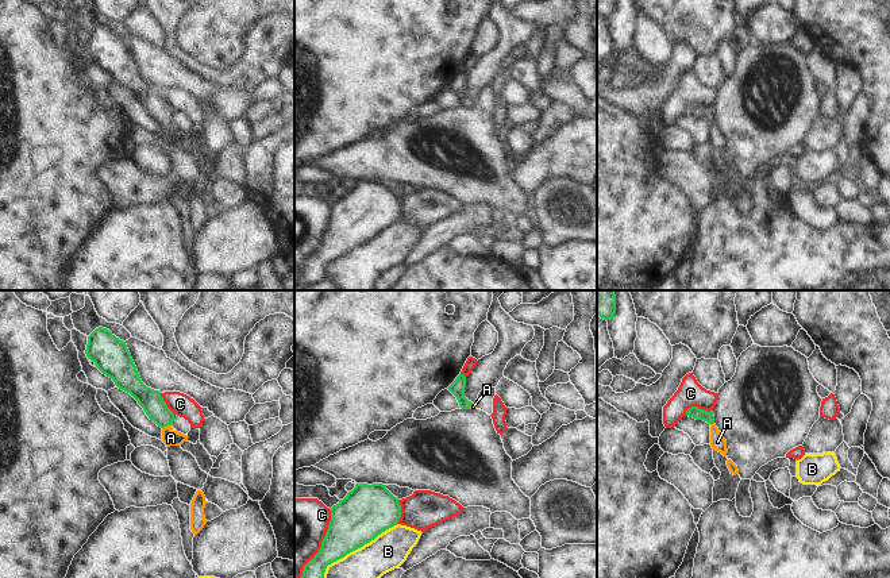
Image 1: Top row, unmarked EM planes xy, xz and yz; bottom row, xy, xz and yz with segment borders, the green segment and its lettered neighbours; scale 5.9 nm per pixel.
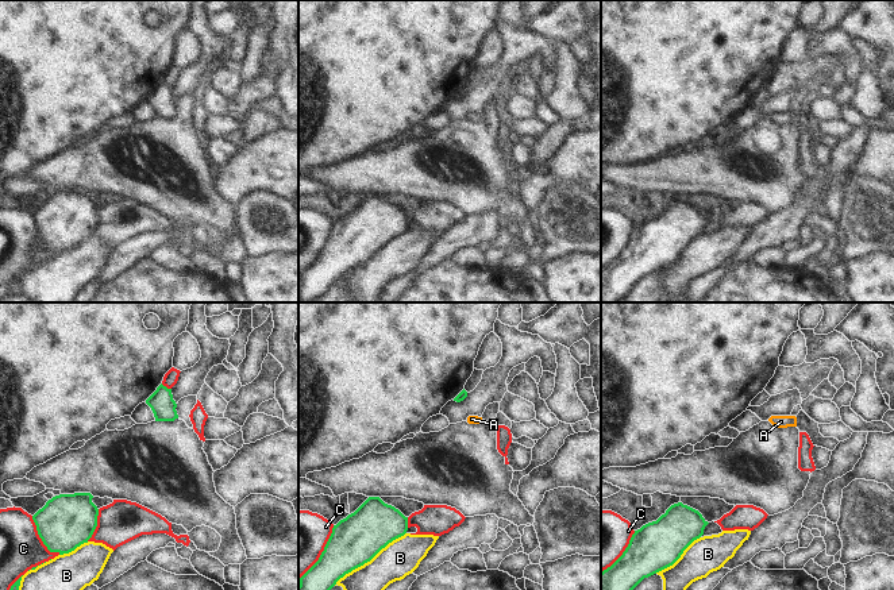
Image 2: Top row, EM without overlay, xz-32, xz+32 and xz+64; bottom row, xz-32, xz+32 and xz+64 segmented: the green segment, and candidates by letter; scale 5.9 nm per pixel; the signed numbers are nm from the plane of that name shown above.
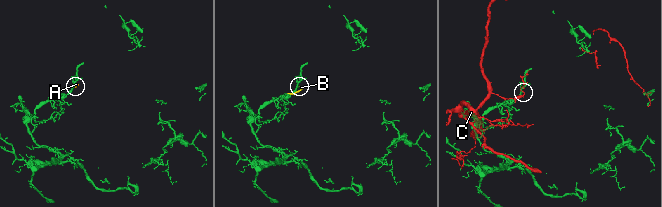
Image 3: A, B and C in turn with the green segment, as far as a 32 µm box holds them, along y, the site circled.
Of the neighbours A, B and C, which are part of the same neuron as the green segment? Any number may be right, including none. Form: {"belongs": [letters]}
{"belongs": ["A"]}

